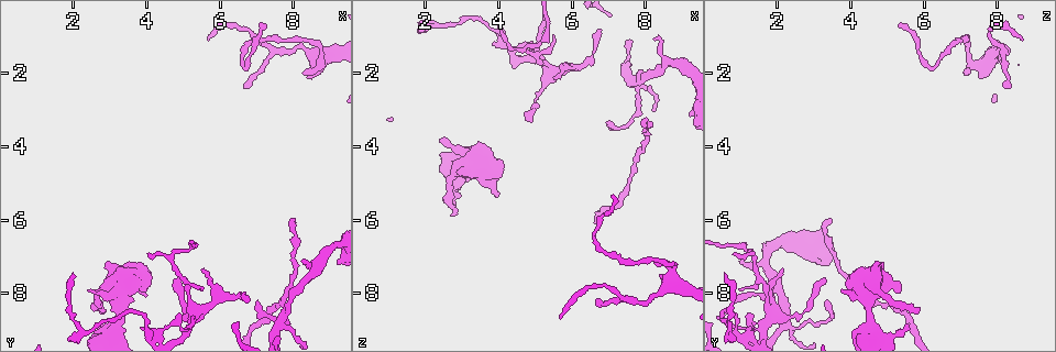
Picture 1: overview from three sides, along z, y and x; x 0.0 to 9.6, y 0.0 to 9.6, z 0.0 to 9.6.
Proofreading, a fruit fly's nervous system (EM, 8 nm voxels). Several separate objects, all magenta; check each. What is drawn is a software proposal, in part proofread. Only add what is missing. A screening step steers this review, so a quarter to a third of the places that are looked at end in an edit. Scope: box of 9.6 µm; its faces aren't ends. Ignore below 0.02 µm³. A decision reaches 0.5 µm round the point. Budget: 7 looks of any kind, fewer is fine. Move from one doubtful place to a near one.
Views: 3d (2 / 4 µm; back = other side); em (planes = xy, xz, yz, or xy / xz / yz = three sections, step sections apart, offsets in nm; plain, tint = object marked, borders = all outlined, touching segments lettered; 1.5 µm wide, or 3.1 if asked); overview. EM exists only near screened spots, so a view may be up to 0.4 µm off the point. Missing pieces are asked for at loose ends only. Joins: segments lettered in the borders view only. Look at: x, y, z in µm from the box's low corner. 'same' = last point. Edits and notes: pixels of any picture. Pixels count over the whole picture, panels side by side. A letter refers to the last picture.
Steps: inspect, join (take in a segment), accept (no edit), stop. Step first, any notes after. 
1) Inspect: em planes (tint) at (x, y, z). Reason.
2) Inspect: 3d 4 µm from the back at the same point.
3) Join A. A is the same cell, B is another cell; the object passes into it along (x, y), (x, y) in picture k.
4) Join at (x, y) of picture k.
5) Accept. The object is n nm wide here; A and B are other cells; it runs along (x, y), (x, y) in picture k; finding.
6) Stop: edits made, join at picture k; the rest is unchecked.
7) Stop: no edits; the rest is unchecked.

Inspect: em xy step 4 (borders) at (3.85, 7.90, 5.30).

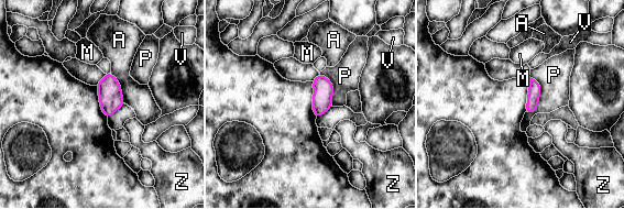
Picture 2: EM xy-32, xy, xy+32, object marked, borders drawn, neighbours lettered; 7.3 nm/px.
Accept. The longest contact is with P, 280 nm; A, M, P, V and Z are other cells; a border runs along (529, 76), (539, 84), (533, 113) in picture 2; no lettered segment goes on from it.

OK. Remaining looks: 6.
Inspect: 3d 4 µm at (4.90, 7.60, 3.30). Thin end.

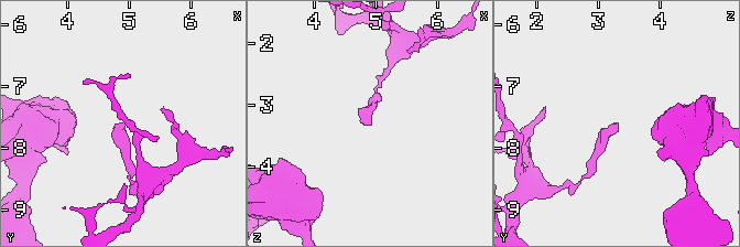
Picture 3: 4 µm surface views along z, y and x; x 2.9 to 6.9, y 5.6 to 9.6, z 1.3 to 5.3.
Inspect: em planes (borders) at (4.85, 7.60, 3.35).

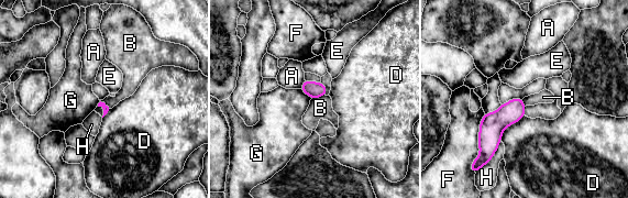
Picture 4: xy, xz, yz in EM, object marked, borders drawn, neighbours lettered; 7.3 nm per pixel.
Accept. A, B, D, E, F, G and H are other cells; a border runs along (324, 95), (311, 99) in picture 4; no lettered segment goes on from it.

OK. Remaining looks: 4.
Inspect: em planes (plain) at (6.70, 8.20, 0.75). Free end.

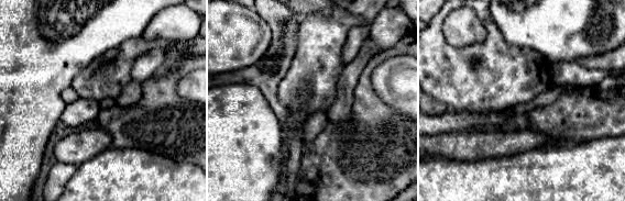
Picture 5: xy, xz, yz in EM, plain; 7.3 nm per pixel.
Inspect: em planes (borders) at the same point.

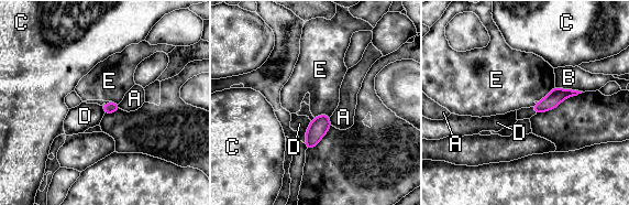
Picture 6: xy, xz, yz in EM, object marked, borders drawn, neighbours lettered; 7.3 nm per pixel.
Accept. The object is 80 nm wide here; A, B, C, D and E are other cells; a border runs along (554, 86), (539, 101) in picture 6; none of them fits.

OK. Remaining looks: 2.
Stop: no edits; the rest is unchecked.

